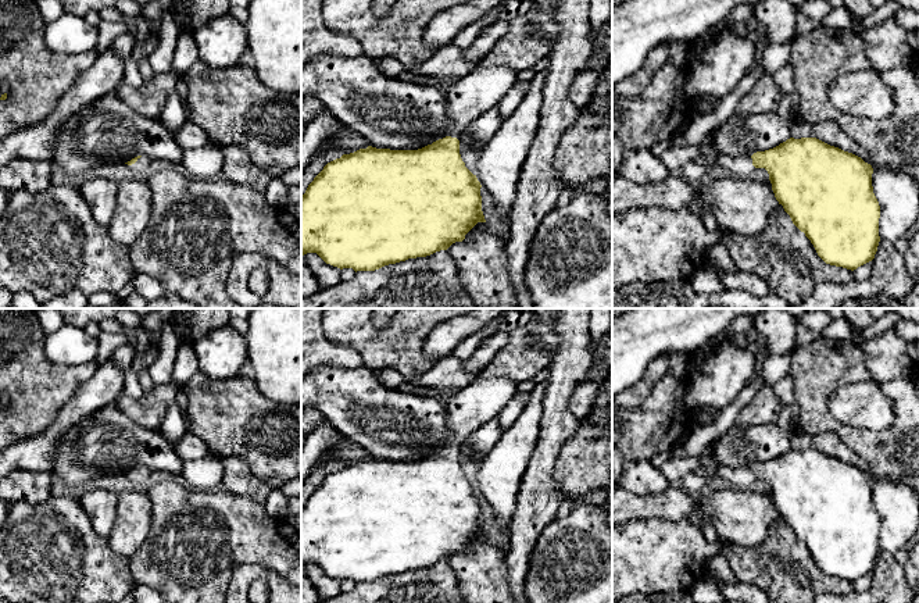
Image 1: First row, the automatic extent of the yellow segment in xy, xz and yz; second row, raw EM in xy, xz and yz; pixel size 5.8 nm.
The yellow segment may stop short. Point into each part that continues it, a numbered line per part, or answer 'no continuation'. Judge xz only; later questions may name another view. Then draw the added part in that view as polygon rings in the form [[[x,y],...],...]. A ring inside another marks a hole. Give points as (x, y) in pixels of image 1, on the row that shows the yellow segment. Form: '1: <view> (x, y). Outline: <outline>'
1: xz (483, 88). Outline: [[[476,65],[447,92],[448,125],[446,135],[458,138],[478,117],[496,107],[515,85],[519,71]]]

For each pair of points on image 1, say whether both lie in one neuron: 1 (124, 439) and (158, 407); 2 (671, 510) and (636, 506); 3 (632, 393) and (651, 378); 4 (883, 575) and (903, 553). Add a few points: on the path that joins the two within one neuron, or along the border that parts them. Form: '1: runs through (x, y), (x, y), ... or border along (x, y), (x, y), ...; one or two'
1: border along (115, 403), (135, 423), (157, 432); two
2: runs through (662, 506), (644, 506); one
3: runs through (636, 393), (647, 382); one
4: runs through (889, 570), (900, 559); one

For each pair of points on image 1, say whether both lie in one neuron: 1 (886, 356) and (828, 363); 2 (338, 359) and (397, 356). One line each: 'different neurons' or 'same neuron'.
1: different neurons
2: different neurons

